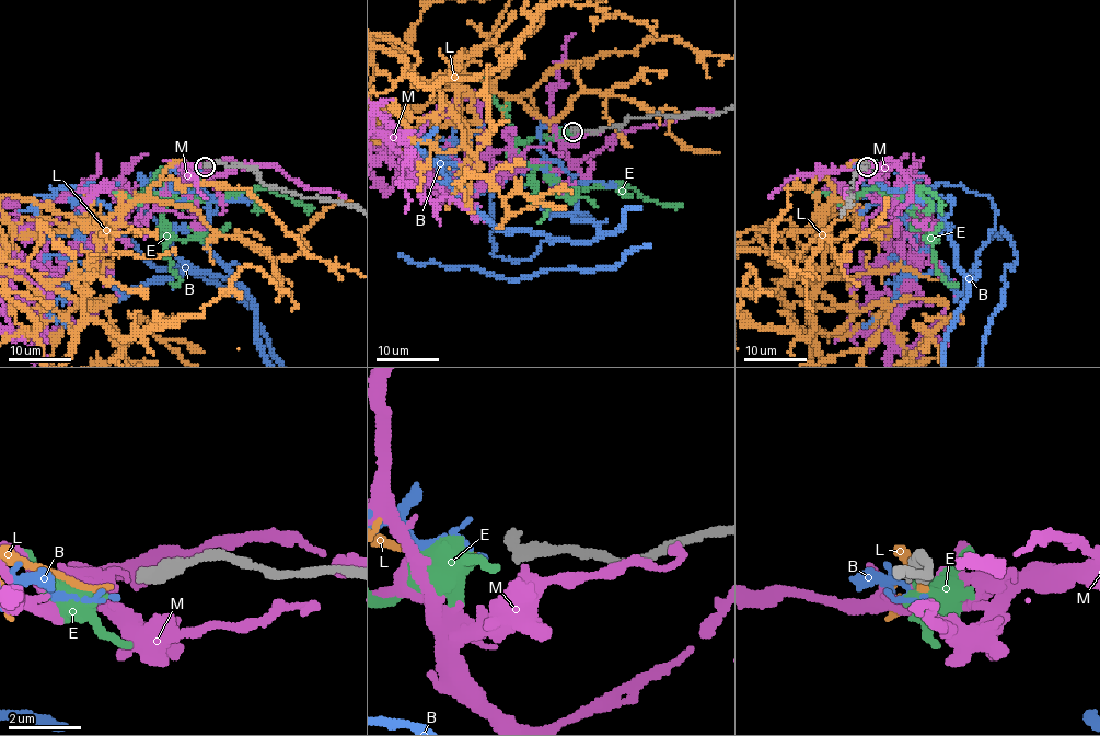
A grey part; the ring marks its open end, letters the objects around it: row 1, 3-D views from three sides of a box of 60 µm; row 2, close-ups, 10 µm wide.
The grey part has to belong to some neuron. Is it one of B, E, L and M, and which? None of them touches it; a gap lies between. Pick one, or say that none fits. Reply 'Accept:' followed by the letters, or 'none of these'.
Accept: L

